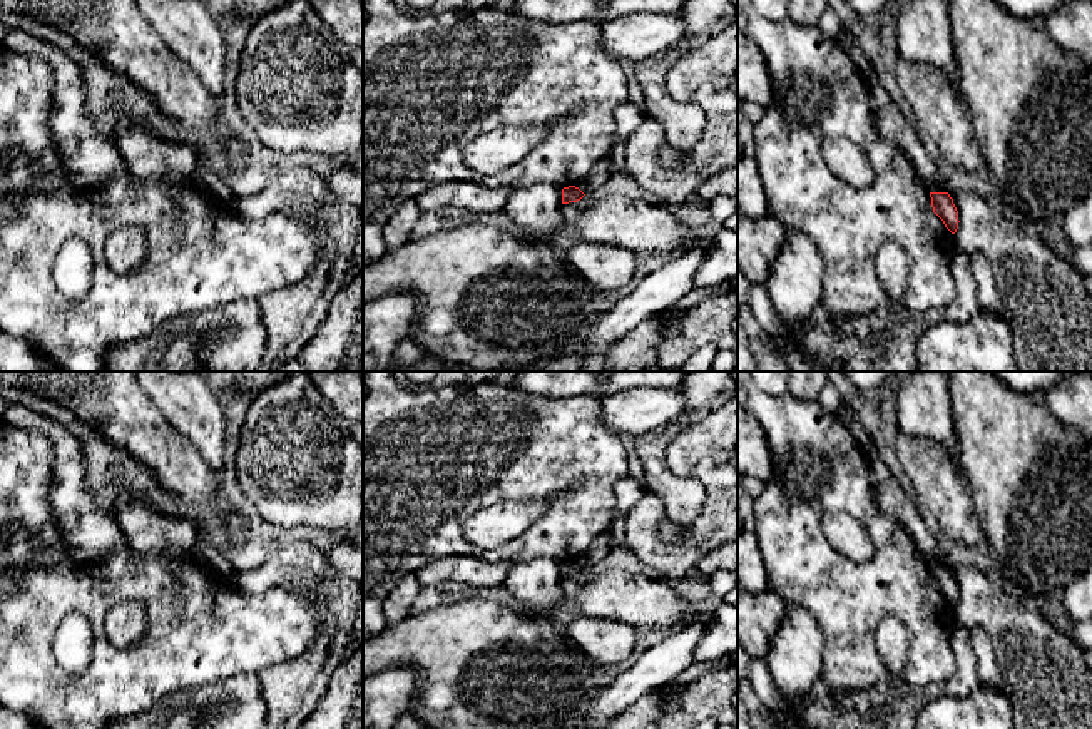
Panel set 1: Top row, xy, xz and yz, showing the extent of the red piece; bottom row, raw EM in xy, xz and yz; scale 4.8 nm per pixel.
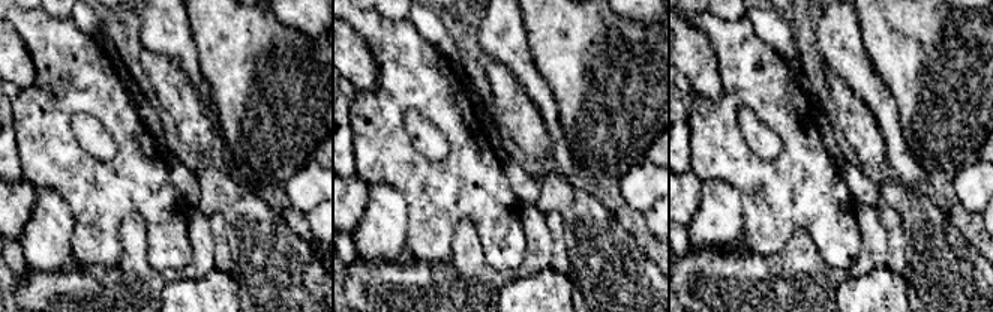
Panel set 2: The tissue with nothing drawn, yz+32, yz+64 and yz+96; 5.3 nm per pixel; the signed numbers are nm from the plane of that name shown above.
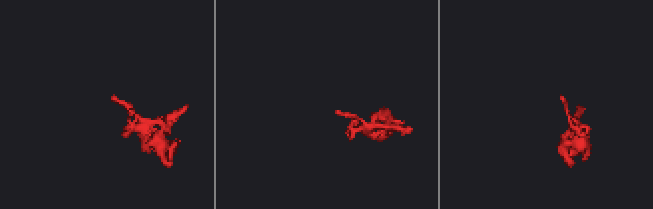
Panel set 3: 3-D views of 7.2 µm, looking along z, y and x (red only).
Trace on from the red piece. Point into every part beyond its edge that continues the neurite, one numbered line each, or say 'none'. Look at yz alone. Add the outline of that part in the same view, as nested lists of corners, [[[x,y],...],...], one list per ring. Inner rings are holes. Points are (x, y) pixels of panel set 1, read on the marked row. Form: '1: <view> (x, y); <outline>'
none

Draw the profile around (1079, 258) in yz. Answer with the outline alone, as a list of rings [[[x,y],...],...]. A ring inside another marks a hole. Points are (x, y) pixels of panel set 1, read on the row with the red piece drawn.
[[[1069,244],[1065,251],[1065,261],[1074,271],[1084,276],[1092,274],[1092,244],[1089,246]]]

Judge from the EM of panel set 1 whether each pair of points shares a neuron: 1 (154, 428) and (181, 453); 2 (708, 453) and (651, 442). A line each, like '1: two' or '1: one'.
1: one
2: two

